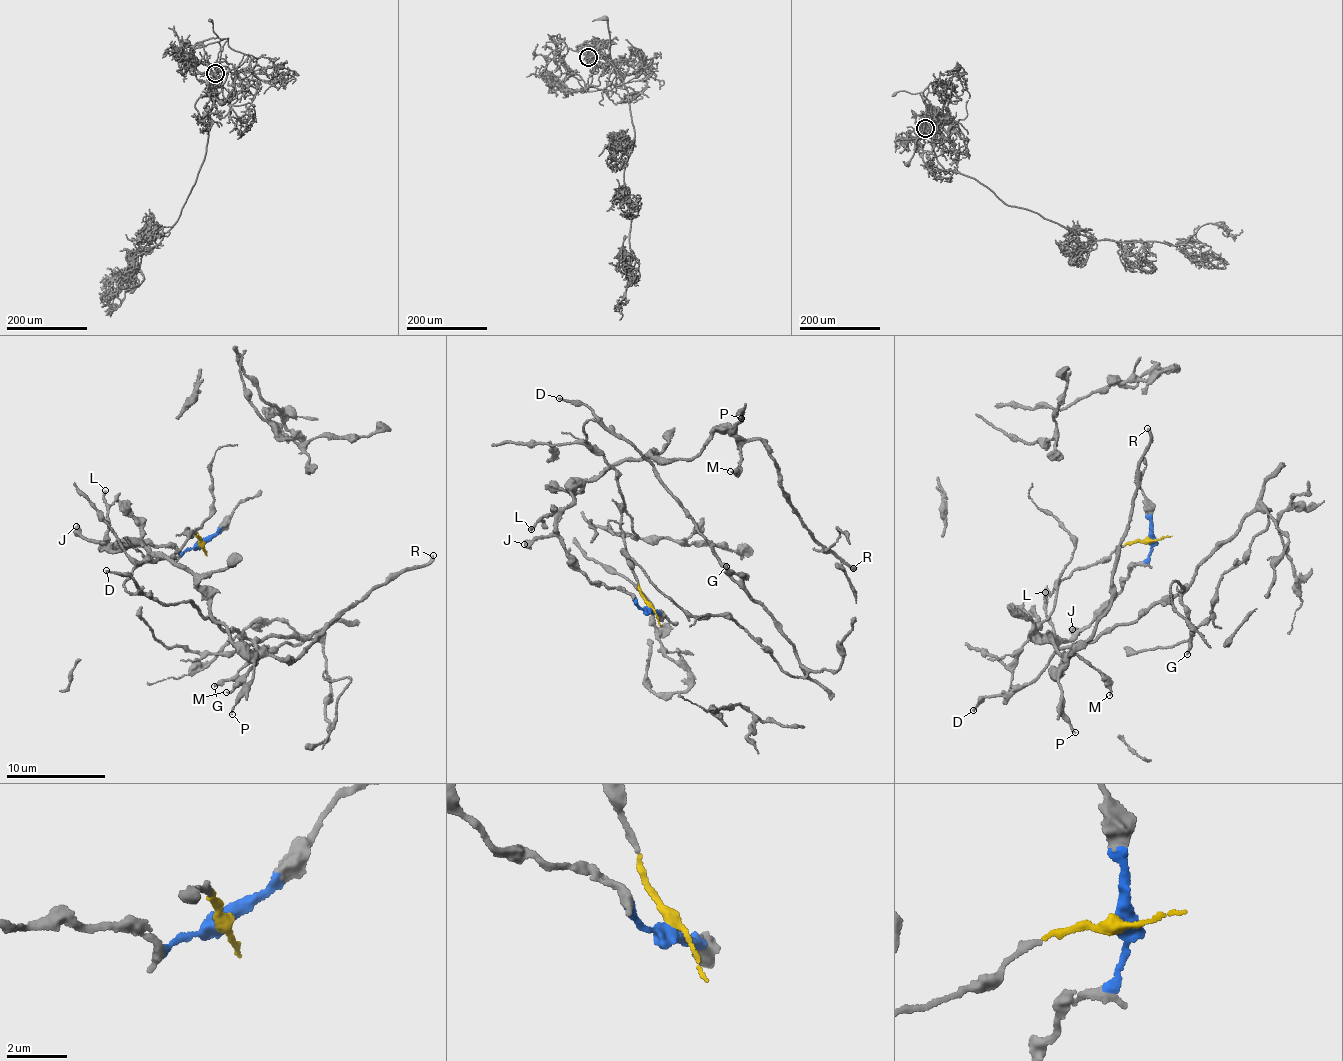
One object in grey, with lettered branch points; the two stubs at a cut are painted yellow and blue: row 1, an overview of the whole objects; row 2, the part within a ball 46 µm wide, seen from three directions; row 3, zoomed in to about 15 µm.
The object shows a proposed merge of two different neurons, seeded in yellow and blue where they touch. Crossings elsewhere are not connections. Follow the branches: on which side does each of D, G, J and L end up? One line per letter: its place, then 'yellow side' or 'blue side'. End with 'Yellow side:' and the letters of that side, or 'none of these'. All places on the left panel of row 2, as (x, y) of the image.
D: place (106, 570); yellow side
G: place (214, 686); yellow side
J: place (76, 526); blue side
L: place (105, 490); blue side
Yellow side: D, G

